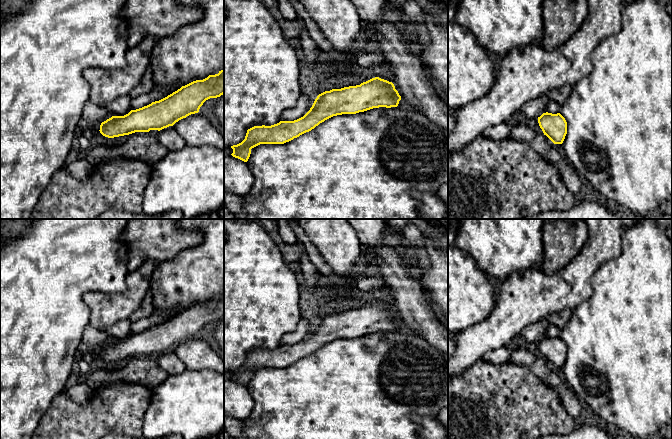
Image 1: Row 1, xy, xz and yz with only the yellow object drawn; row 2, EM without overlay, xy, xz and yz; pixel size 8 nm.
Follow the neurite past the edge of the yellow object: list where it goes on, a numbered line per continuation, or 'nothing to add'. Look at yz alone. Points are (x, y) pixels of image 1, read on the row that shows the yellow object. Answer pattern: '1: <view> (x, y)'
nothing to add

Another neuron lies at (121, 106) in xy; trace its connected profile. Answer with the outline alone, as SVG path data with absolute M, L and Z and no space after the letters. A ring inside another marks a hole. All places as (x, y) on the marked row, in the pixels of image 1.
M128 95L119 97L102 107L106 108L112 116L124 116L131 111L131 98Z

